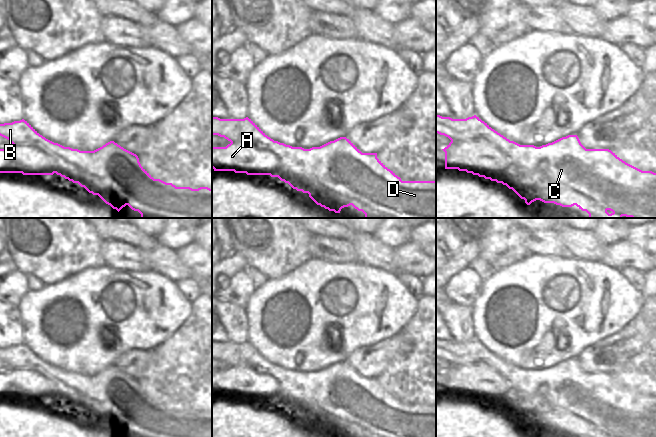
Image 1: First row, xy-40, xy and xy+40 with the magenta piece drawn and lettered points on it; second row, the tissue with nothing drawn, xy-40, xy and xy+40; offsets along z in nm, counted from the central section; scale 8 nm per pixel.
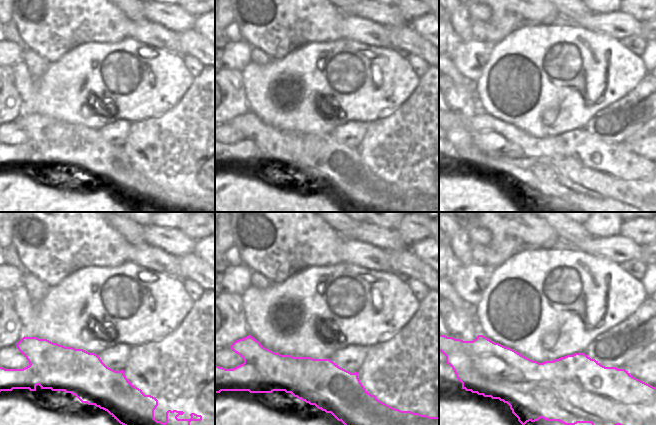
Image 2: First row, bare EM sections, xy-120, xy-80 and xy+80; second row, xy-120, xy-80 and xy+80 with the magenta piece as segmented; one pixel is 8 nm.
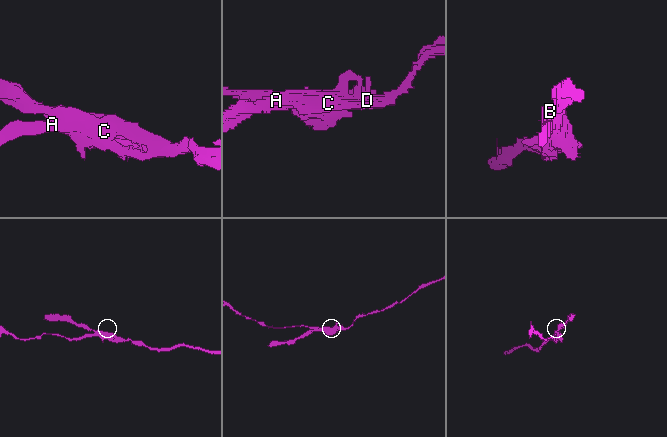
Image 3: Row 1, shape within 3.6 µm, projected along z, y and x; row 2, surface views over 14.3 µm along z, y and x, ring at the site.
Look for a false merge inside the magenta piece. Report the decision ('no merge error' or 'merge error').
merge error

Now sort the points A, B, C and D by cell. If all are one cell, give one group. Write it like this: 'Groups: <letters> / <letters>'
Groups: A / B C D.

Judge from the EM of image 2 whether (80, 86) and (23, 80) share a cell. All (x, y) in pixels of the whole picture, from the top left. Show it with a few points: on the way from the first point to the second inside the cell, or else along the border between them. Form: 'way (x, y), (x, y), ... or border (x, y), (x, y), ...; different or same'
way (66, 87), (37, 87); same

